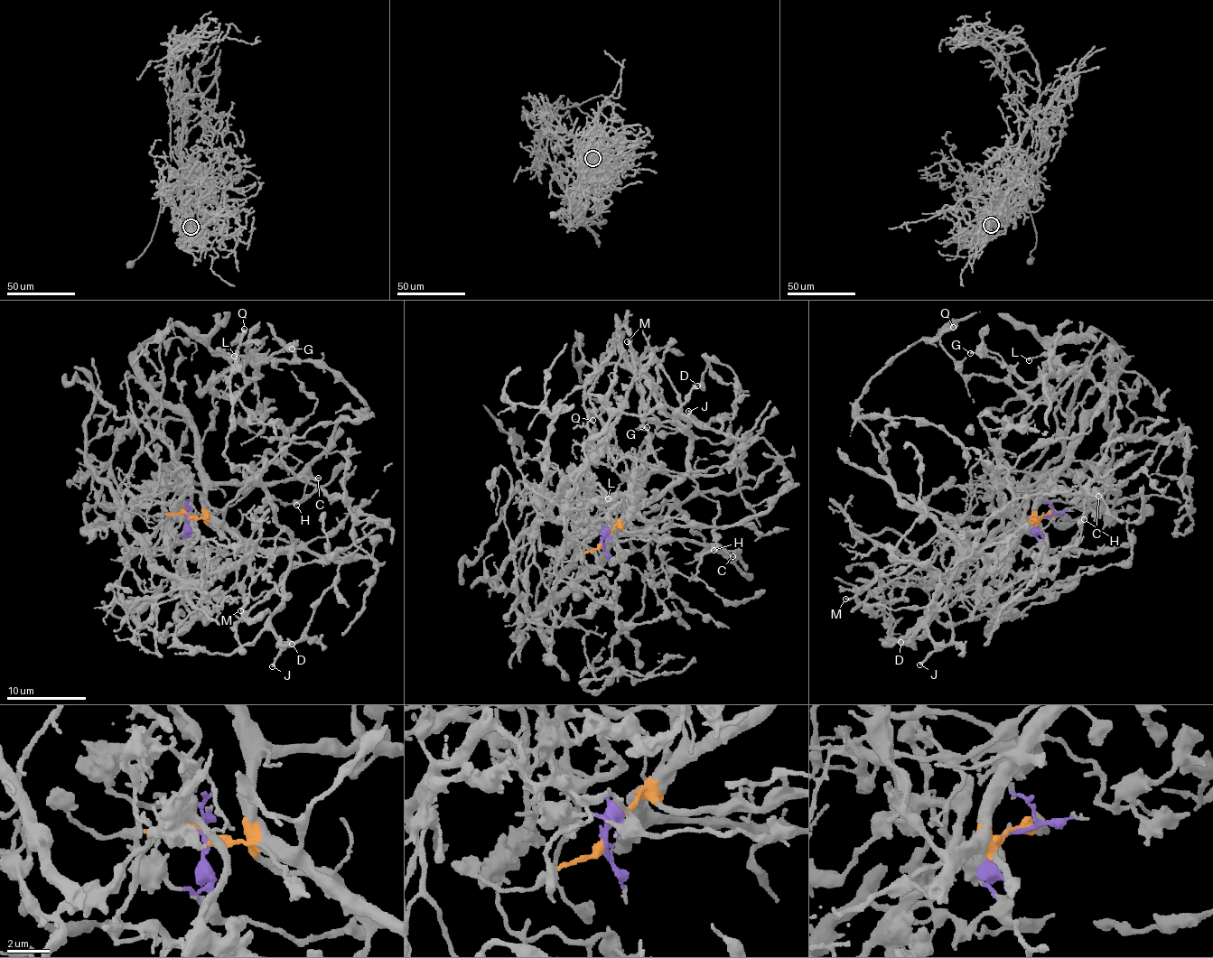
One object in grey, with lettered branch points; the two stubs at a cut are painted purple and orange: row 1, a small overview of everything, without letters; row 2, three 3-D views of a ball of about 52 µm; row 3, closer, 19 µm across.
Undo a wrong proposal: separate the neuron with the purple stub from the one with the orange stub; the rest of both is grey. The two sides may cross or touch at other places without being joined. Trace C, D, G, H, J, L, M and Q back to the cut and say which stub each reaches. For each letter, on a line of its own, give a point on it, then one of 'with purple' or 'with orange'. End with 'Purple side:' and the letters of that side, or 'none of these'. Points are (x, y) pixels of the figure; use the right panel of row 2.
C: at (1098, 496); with orange
D: at (900, 642); with orange
G: at (970, 353); with orange
H: at (1084, 519); with orange
J: at (919, 665); with orange
L: at (1029, 360); with orange
M: at (845, 599); with orange
Q: at (953, 327); with orange
Purple side: none of these

